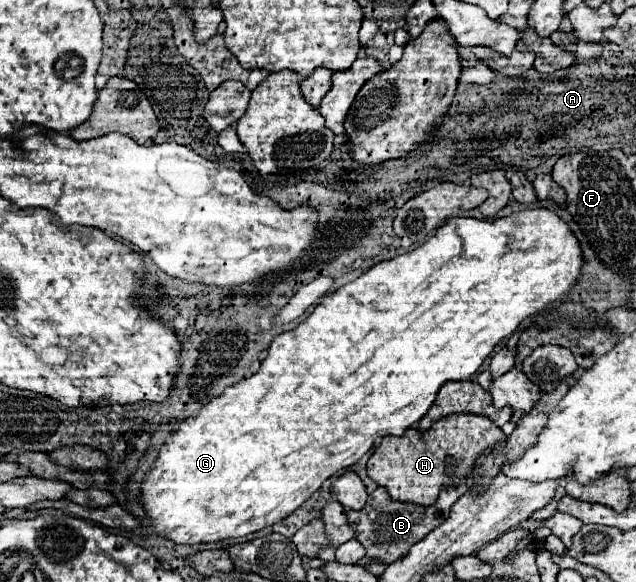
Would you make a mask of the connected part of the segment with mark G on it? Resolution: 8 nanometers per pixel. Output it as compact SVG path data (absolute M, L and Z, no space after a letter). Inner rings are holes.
M527 208L495 220L479 220L479 218L467 218L467 216L451 218L423 246L411 252L405 252L401 256L395 256L391 260L377 262L367 272L363 272L357 280L327 294L321 300L321 304L317 304L315 310L297 328L275 336L275 340L269 346L269 354L261 362L261 368L257 374L225 388L221 396L205 404L197 416L187 418L179 426L179 430L167 438L165 446L159 450L155 464L151 466L149 474L141 484L143 504L147 514L153 518L153 526L157 534L177 544L205 544L205 542L219 542L227 538L247 536L283 520L293 510L297 510L307 498L311 498L311 494L319 490L319 486L329 476L333 476L341 468L355 464L365 452L369 452L377 438L383 438L389 434L403 436L411 424L419 422L427 414L427 410L435 402L439 388L445 382L469 380L469 376L473 376L479 370L479 366L493 352L493 348L503 338L509 338L525 318L541 312L545 306L567 296L575 288L583 266L585 266L585 256L579 246L579 240L571 232L569 224L549 208L533 208L533 210Z

